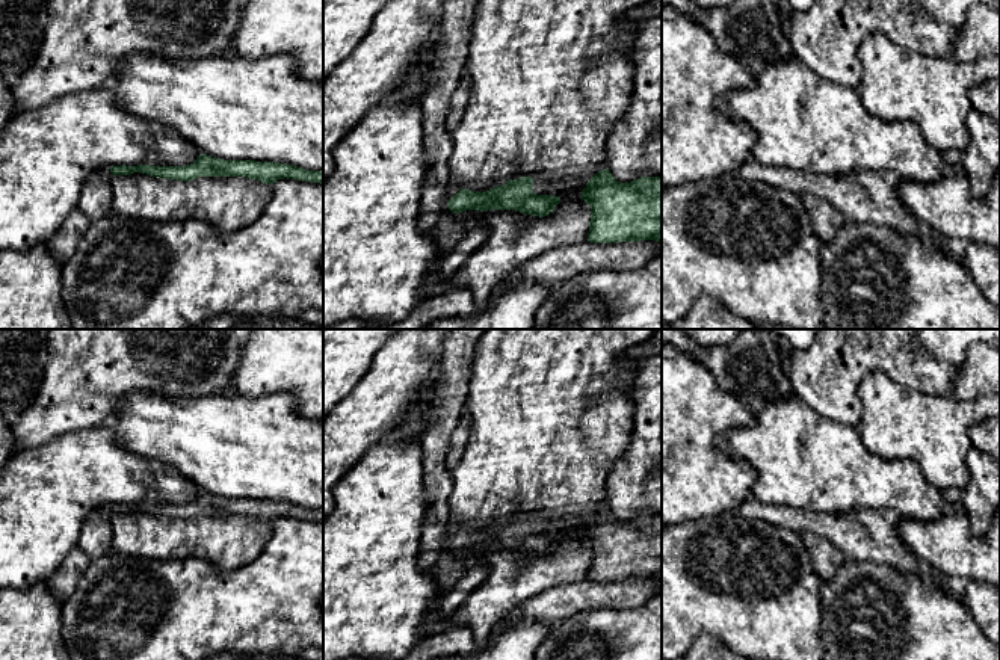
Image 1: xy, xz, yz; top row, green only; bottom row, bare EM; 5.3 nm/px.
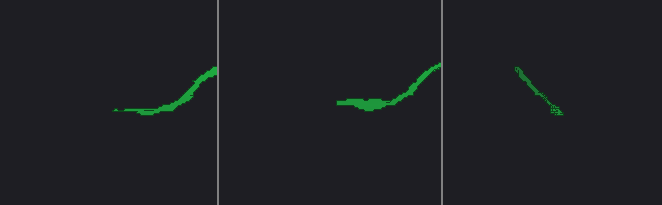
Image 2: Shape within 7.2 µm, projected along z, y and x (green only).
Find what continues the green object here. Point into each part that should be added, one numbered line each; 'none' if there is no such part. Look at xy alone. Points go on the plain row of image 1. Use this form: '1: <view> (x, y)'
1: xy (95, 539)

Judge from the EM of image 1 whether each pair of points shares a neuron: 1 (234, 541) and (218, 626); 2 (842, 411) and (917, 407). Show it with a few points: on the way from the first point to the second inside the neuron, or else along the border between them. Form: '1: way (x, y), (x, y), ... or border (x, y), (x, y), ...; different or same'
1: border (260, 553), (233, 570), (195, 559); different
2: border (867, 375), (858, 385), (861, 419), (855, 426); different

